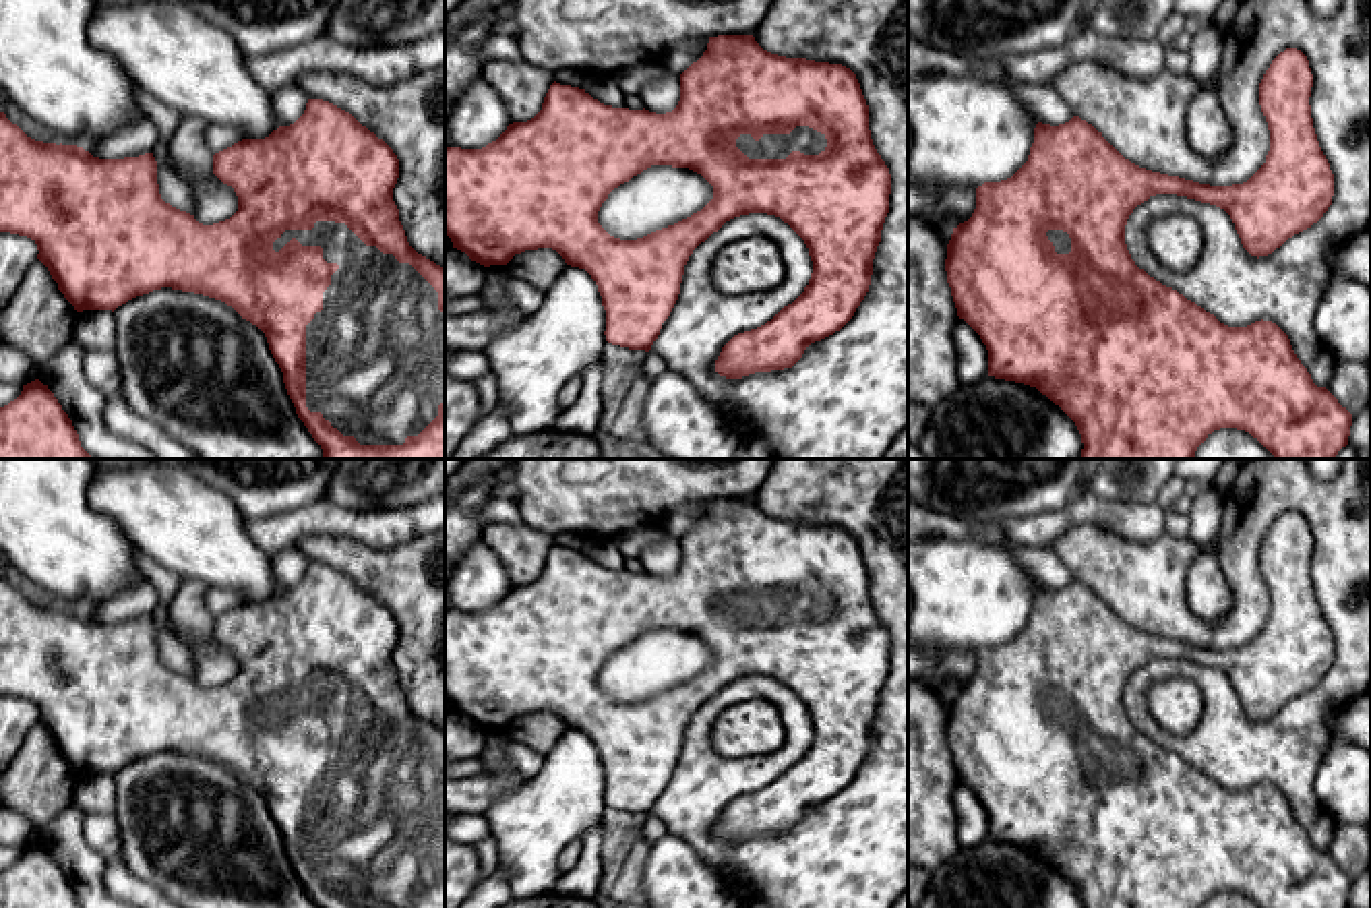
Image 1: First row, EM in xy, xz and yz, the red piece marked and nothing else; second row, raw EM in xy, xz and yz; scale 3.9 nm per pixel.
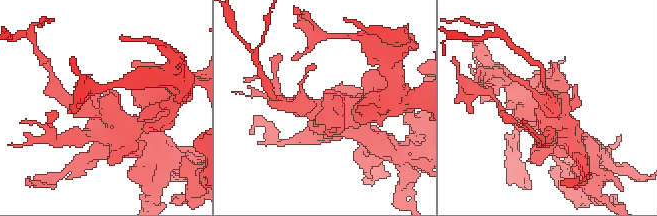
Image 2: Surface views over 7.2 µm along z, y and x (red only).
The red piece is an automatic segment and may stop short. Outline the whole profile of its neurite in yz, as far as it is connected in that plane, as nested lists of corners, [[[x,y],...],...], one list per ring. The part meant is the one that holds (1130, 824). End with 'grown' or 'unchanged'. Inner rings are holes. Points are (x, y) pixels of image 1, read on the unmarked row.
[[[1286,511],[1272,523],[1259,546],[1259,569],[1270,594],[1270,614],[1266,618],[1266,627],[1247,645],[1232,649],[1210,649],[1139,631],[1125,623],[1102,600],[1102,596],[1098,596],[1079,579],[1073,579],[1069,585],[1059,589],[1038,585],[1034,592],[1034,606],[1030,610],[1028,625],[1011,641],[1001,645],[984,645],[976,652],[976,672],[972,680],[953,691],[951,703],[947,707],[947,747],[951,751],[957,780],[980,798],[988,813],[988,840],[1036,850],[1075,885],[1084,908],[1201,908],[1214,894],[1220,891],[1245,894],[1261,908],[1348,908],[1352,877],[1342,871],[1326,850],[1317,850],[1313,846],[1311,838],[1297,821],[1288,798],[1276,786],[1263,782],[1247,790],[1228,790],[1220,786],[1214,778],[1206,776],[1177,753],[1162,749],[1144,732],[1139,732],[1125,707],[1125,689],[1129,678],[1137,668],[1156,658],[1187,660],[1224,672],[1235,687],[1243,712],[1257,722],[1272,718],[1288,701],[1317,687],[1332,668],[1334,637],[1313,592],[1309,569],[1311,550],[1313,538],[1307,519],[1301,513]]]; grown

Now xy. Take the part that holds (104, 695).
[[[308,563],[294,587],[215,616],[213,637],[234,652],[238,674],[203,689],[161,662],[153,616],[99,623],[77,608],[35,604],[0,575],[0,695],[37,707],[37,722],[77,776],[114,776],[161,751],[221,763],[265,796],[296,877],[318,908],[445,908],[445,732],[407,705],[393,664],[393,612],[349,575]]]; grown

